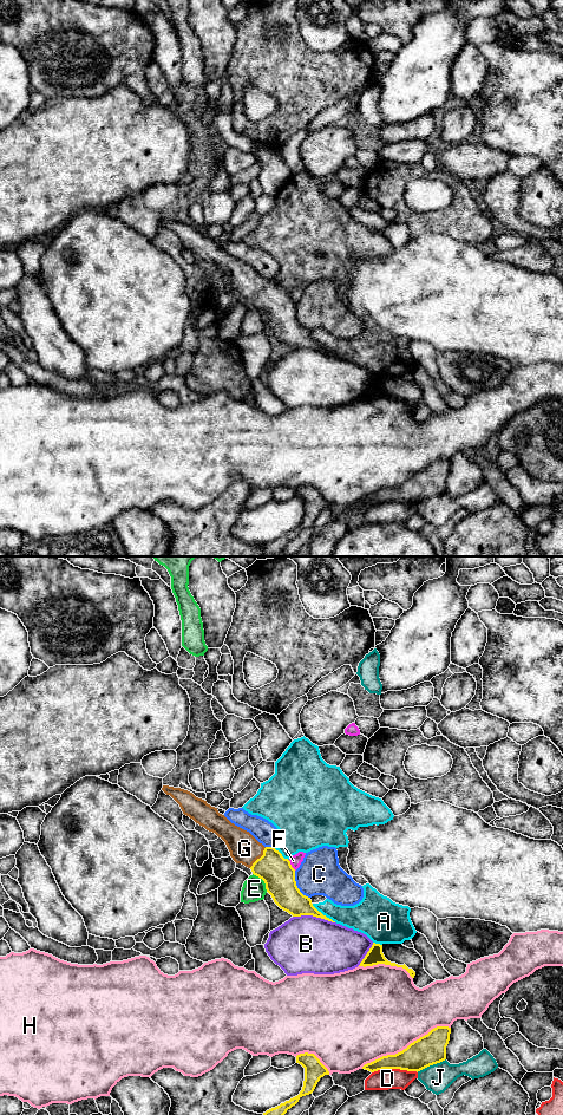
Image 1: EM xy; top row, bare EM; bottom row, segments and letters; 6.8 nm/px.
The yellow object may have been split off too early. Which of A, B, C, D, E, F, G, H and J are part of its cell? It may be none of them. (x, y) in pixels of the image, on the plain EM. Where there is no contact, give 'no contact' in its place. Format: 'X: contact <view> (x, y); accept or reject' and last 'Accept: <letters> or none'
A: contact xy (322, 347); reject
B: contact xy (314, 349); reject
C: contact xy (296, 319); reject
D: contact xy (394, 501); reject
E: contact xy (263, 313); reject
F: contact xy (290, 298); reject
G: contact xy (260, 291); accept
H: contact xy (406, 481); reject
J: contact xy (431, 497); reject
Accept: G

